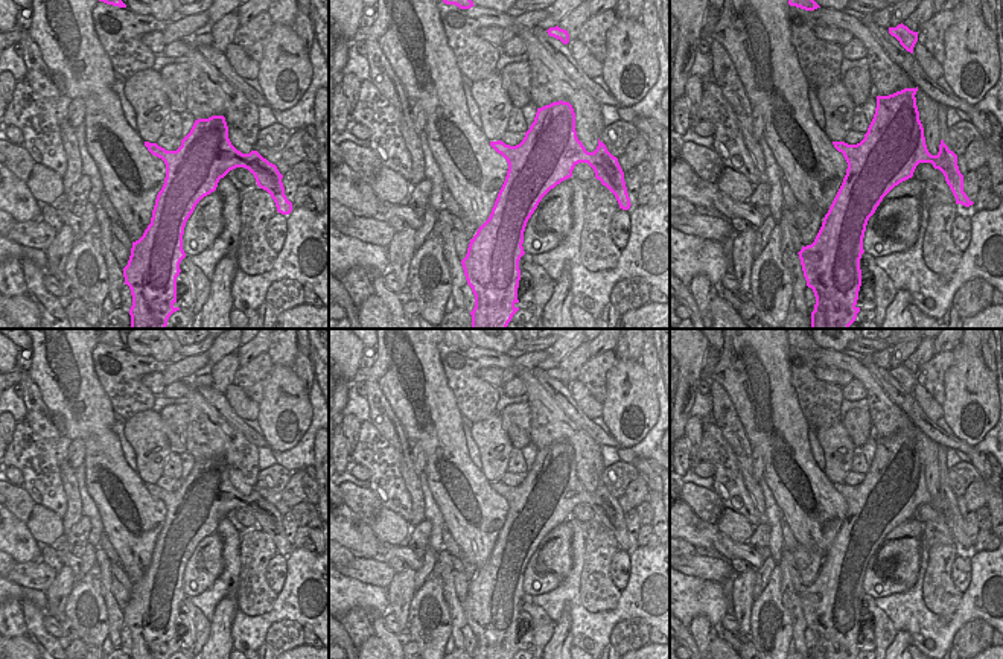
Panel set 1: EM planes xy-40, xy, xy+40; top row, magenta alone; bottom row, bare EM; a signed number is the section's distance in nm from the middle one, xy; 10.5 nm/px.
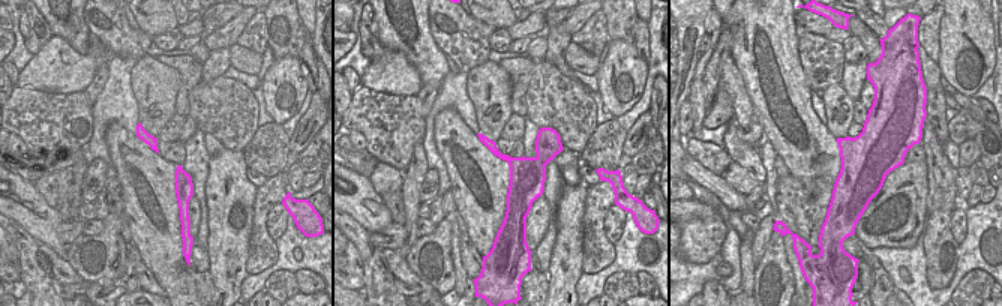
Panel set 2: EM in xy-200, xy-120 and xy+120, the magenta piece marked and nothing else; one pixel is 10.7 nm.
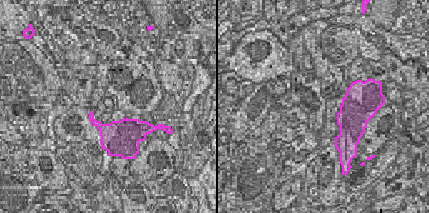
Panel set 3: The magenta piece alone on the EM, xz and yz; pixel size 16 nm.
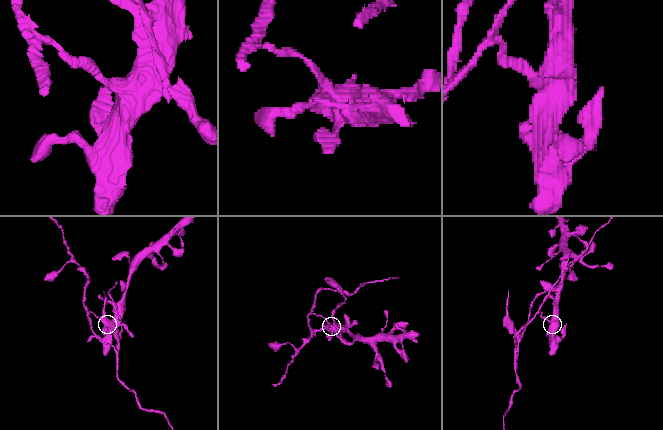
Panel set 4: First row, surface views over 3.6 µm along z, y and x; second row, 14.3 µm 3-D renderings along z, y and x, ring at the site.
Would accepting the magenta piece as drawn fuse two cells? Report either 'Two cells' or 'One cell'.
Two cells.

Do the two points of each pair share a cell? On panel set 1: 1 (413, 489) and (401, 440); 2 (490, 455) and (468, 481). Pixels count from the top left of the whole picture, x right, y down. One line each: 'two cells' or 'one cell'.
1: one cell
2: two cells

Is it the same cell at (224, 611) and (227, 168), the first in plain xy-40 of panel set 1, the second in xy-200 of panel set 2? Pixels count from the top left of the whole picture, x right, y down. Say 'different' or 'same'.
same

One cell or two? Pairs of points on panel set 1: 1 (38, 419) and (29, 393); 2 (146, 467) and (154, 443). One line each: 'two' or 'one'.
1: one
2: one

